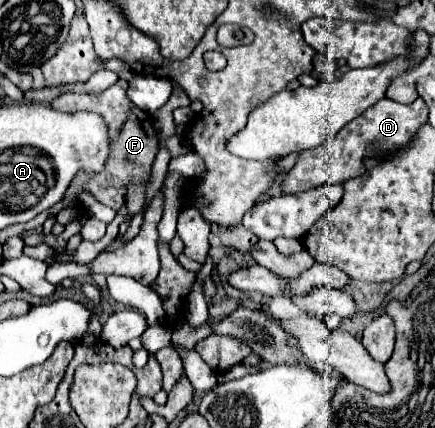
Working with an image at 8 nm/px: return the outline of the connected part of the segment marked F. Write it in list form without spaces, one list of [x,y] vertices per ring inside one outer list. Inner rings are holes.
[[[118,80],[114,86],[104,90],[100,96],[84,96],[84,94],[80,96],[80,94],[68,92],[68,94],[62,94],[56,100],[52,100],[52,108],[60,110],[60,112],[80,112],[80,110],[98,112],[106,120],[106,128],[110,132],[110,156],[106,160],[106,168],[102,168],[102,172],[96,172],[94,176],[82,172],[82,176],[78,176],[72,182],[72,186],[68,190],[68,200],[76,198],[76,192],[80,188],[88,188],[96,200],[100,200],[102,204],[106,204],[114,210],[120,210],[124,204],[126,184],[132,180],[142,182],[150,174],[152,162],[158,152],[158,140],[154,134],[152,116],[142,112],[134,104],[130,104],[130,100],[126,96],[126,88],[128,88],[128,82]]]

